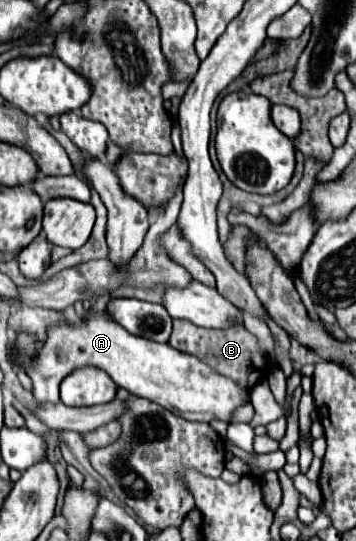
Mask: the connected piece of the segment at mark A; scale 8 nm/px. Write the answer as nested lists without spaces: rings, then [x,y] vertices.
[[[107,311],[89,313],[81,321],[61,321],[49,325],[47,339],[41,343],[39,351],[31,359],[31,365],[27,367],[35,399],[59,403],[61,381],[69,373],[83,367],[97,367],[105,371],[119,387],[131,391],[131,395],[147,397],[187,421],[209,423],[211,419],[223,419],[229,423],[233,409],[237,409],[245,399],[243,391],[231,379],[217,375],[197,357],[185,355],[169,343],[155,343],[151,339],[131,335],[115,323]]]

